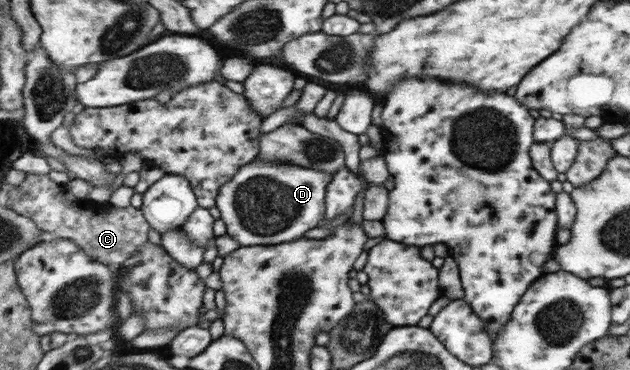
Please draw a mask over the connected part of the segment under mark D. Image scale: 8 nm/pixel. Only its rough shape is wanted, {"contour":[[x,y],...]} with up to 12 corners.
{"contour":[[254,159],[216,207],[242,247],[325,219],[333,174]]}

